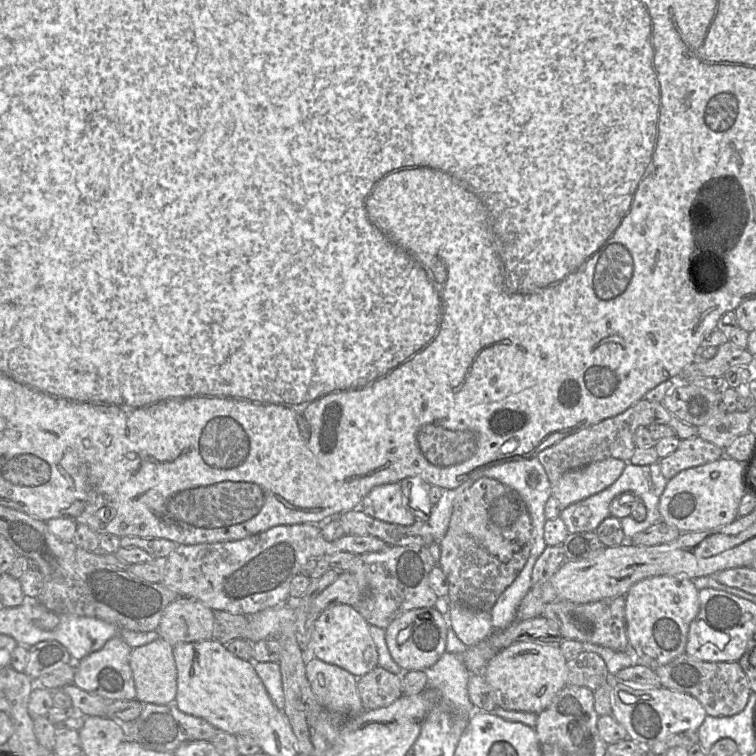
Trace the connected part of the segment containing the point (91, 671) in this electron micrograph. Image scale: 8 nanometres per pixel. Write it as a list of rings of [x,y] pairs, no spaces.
[[[120,635],[112,637],[102,649],[75,662],[73,684],[92,695],[111,701],[136,699],[136,687],[130,667],[132,649]]]

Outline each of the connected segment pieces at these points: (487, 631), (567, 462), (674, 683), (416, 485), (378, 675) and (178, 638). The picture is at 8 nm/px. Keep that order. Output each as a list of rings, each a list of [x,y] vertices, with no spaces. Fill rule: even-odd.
[[[450,604],[449,627],[467,647],[487,640],[495,632],[490,611],[474,611],[461,605]]]
[[[643,398],[617,416],[568,434],[557,443],[539,452],[537,458],[545,469],[552,487],[566,472],[582,468],[593,462],[607,458],[629,462],[637,448],[635,444],[636,430],[640,426],[648,427],[652,424],[670,426],[680,440],[698,436],[697,427],[681,421],[669,412],[662,402],[651,402]]]
[[[684,653],[655,669],[655,673],[662,687],[693,696],[702,704],[707,715],[713,717],[738,714],[745,708],[752,692],[748,678],[738,662],[706,662]]]
[[[418,476],[399,482],[406,506],[416,520],[428,521],[432,504],[429,492],[431,485]]]
[[[380,666],[359,677],[357,688],[365,710],[386,707],[403,695],[401,675],[395,675]]]
[[[179,597],[166,607],[156,631],[160,638],[175,646],[213,639],[213,628],[211,608],[197,600]]]

